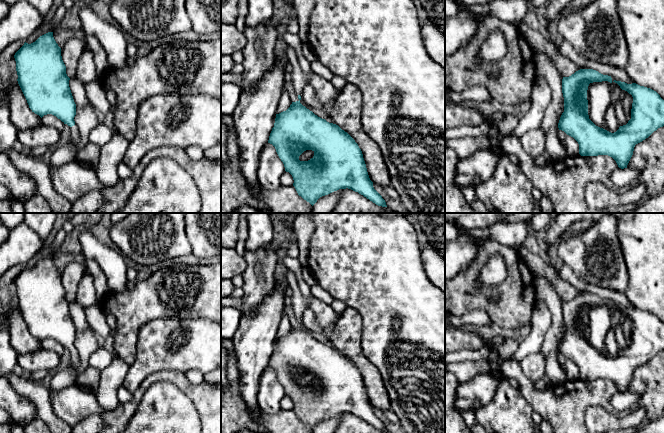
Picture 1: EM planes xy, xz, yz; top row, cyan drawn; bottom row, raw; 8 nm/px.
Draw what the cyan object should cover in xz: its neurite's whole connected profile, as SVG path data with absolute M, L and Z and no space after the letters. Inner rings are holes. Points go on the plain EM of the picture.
M300 319L298 323L286 335L276 338L268 364L275 371L285 395L292 399L298 419L313 430L320 421L348 412L378 430L387 431L385 424L373 411L362 375L355 364L338 349L327 346L303 330ZM306 374L312 374L314 380L308 385L300 385L299 380Z

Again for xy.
M53 256L40 260L35 266L24 269L14 279L18 308L27 324L29 332L41 342L52 338L70 351L70 365L64 370L57 370L53 375L49 391L58 391L71 386L77 381L79 354L75 349L76 328L70 311L70 302L66 298L66 290L62 284L61 272L56 267Z

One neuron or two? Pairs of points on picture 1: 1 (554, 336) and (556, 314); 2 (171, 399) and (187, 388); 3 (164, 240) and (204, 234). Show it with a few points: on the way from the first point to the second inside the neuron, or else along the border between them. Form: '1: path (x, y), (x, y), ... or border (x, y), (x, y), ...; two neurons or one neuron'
1: path (556, 331), (556, 319); one neuron
2: border (161, 381), (172, 382), (191, 401), (196, 411); two neurons
3: border (184, 223), (192, 254); two neurons

